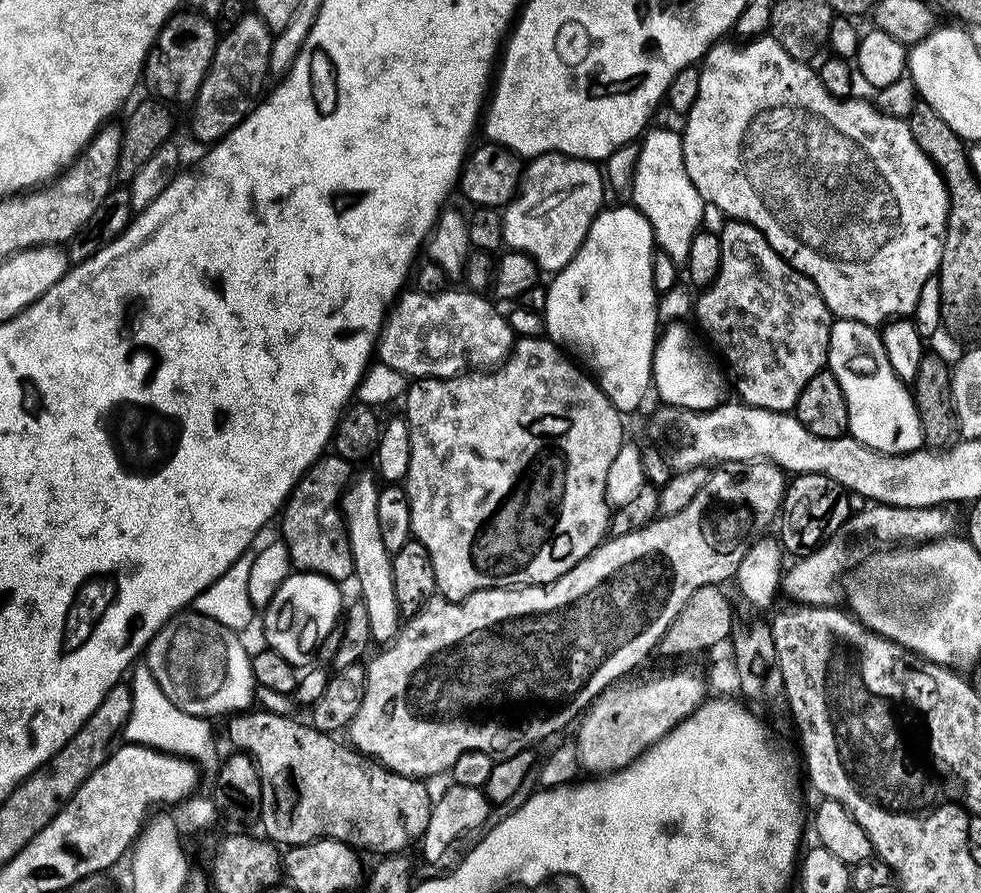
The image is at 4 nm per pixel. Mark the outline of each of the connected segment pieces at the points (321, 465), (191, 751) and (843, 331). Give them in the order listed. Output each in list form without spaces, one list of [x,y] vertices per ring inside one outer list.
[[[321,456],[304,472],[285,500],[282,515],[279,517],[280,536],[288,548],[291,567],[295,571],[313,572],[337,582],[353,579],[352,551],[348,545],[344,518],[338,507],[340,497],[353,479],[348,468],[351,468],[349,461],[340,456]]]
[[[137,667],[131,676],[132,713],[126,716],[126,723],[122,728],[122,732],[128,735],[125,737],[133,744],[159,748],[160,751],[173,756],[182,756],[193,762],[200,762],[200,759],[212,748],[212,728],[208,725],[211,723],[203,716],[191,716],[180,710],[178,706],[174,706],[146,667]]]
[[[833,319],[830,330],[830,342],[828,343],[827,367],[835,374],[837,380],[846,382],[849,389],[860,392],[863,388],[881,388],[884,392],[892,392],[888,406],[880,404],[880,400],[874,393],[868,392],[865,396],[852,396],[850,400],[850,424],[855,428],[873,428],[880,432],[884,440],[892,436],[894,443],[908,450],[917,447],[912,432],[921,431],[920,415],[917,412],[916,401],[913,393],[906,389],[905,381],[899,380],[888,361],[888,355],[884,349],[881,333],[875,327],[853,320]]]

